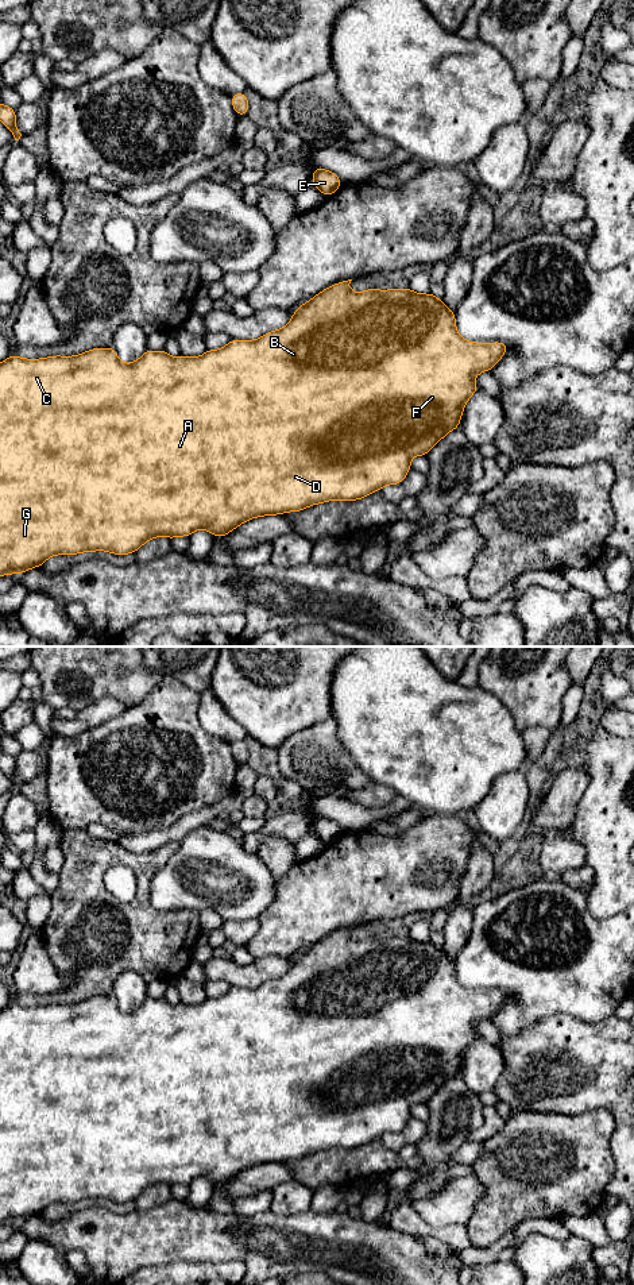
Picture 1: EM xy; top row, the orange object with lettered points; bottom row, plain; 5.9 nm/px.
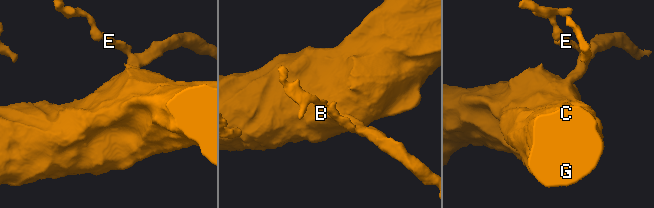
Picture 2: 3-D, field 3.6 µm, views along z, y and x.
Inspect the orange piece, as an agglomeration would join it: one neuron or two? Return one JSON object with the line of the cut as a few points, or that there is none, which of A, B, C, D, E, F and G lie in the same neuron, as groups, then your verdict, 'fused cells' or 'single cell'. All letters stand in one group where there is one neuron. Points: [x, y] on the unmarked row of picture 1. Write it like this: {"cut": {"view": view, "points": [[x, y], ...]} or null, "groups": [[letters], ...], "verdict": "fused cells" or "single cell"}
{"cut": null, "groups": [["A", "B", "C", "D", "E", "F", "G"]], "verdict": "single cell"}

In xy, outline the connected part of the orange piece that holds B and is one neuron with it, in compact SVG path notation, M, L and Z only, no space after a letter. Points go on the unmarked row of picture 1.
M352 927L330 933L306 952L302 952L294 958L289 972L278 979L271 979L256 988L235 988L232 987L225 995L219 997L208 997L197 1006L183 1004L171 1006L165 997L147 997L134 1011L124 1012L113 995L93 996L74 1004L54 1003L42 1007L23 1007L16 1002L0 1011L0 1224L7 1222L19 1223L27 1218L40 1215L49 1205L54 1203L77 1203L80 1200L108 1199L113 1203L135 1201L144 1191L154 1185L189 1185L197 1177L209 1178L216 1185L223 1185L246 1169L262 1164L283 1162L287 1159L299 1159L316 1151L322 1151L333 1147L357 1149L366 1143L379 1139L386 1132L399 1132L411 1118L410 1108L414 1104L425 1104L432 1096L442 1088L451 1078L459 1076L463 1064L463 1057L471 1043L479 1038L475 1030L475 1023L491 1016L502 1007L509 997L506 991L472 991L463 987L456 979L455 960L451 958L442 948L432 941L418 942L410 935L378 938L368 937L362 941L353 941L349 937Z

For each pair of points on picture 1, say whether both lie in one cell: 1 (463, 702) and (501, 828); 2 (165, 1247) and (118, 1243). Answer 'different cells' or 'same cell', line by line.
1: same cell
2: same cell

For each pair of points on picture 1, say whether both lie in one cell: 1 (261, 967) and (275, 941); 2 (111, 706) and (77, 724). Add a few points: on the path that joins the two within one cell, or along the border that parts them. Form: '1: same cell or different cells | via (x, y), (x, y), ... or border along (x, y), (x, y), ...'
1: different cells | border along (293, 957), (263, 956), (255, 960)
2: same cell | via (103, 710), (85, 720)

